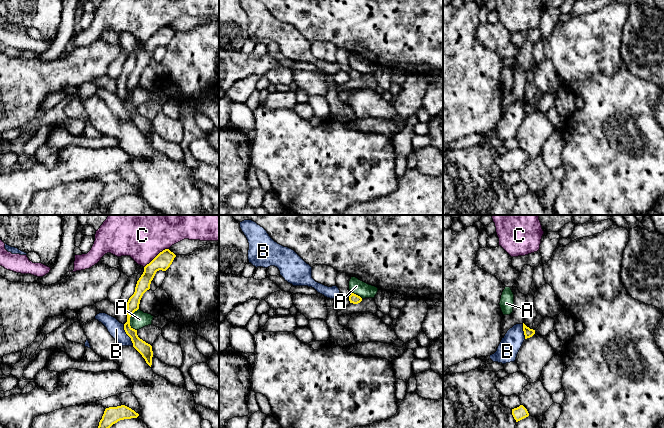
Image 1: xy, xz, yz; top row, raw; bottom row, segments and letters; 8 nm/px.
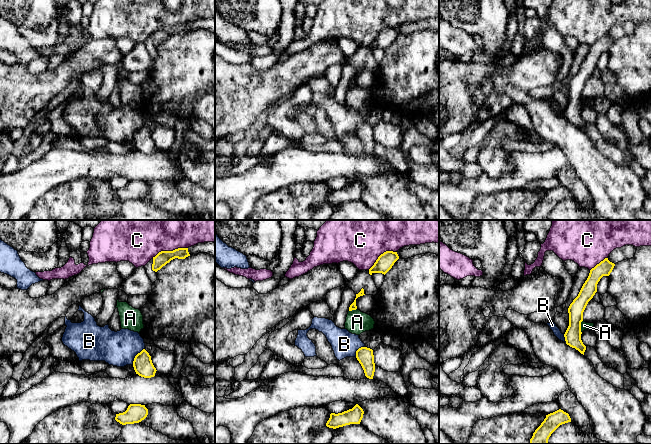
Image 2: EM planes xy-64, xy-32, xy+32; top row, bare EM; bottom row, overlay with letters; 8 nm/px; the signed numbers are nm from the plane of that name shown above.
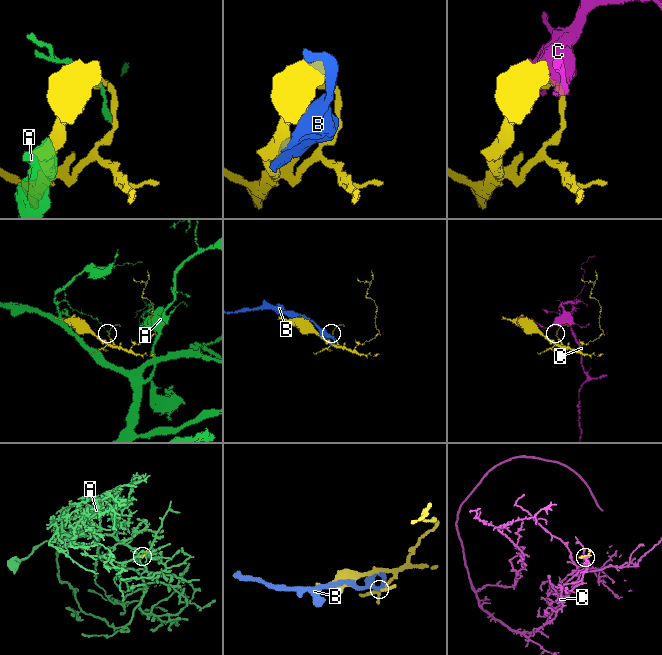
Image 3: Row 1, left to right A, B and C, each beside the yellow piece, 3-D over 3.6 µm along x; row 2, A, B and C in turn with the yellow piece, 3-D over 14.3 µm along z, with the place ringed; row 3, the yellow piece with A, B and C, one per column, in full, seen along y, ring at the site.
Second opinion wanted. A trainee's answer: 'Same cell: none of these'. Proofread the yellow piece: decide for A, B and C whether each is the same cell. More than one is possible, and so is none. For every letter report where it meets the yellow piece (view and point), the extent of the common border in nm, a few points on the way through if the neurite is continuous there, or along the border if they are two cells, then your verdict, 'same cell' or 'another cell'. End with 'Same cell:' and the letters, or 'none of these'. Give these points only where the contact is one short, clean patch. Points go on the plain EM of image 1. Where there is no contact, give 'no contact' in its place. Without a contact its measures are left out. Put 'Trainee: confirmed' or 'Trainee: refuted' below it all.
A: contact xy (129, 95); length 190 nm; same cell
B: contact xy (127, 110); length 190 nm; another cell
C: contact xy (157, 31); length 260 nm; another cell
Same cell: A
Trainee: refuted

